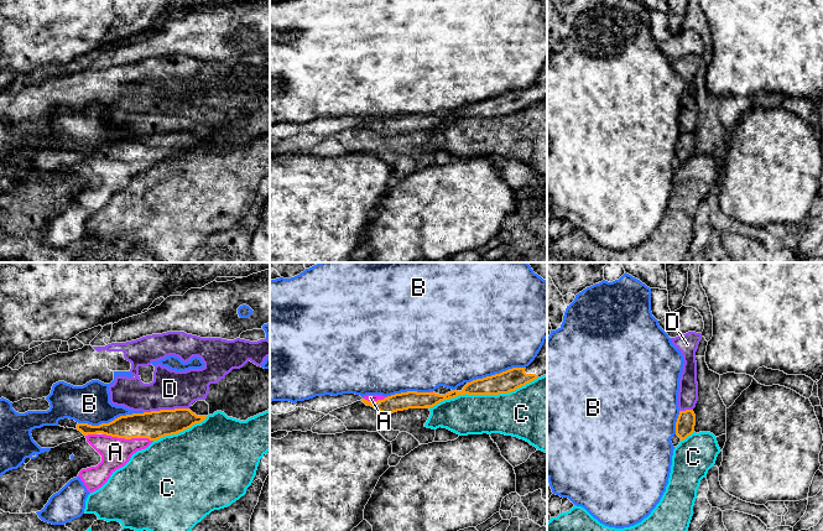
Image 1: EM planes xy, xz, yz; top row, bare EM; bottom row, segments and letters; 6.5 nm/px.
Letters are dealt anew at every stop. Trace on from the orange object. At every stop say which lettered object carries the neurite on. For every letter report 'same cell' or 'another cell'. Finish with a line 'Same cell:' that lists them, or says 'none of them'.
A: same cell
B: another cell
C: another cell
D: another cell
Same cell: A

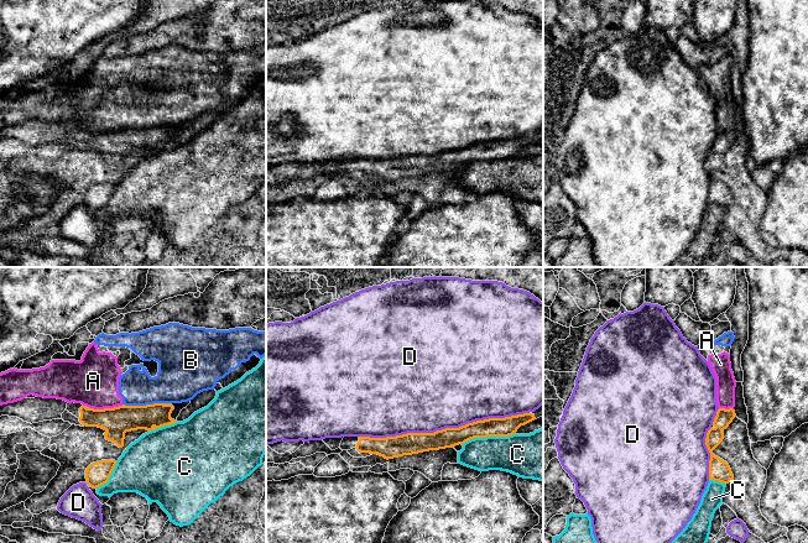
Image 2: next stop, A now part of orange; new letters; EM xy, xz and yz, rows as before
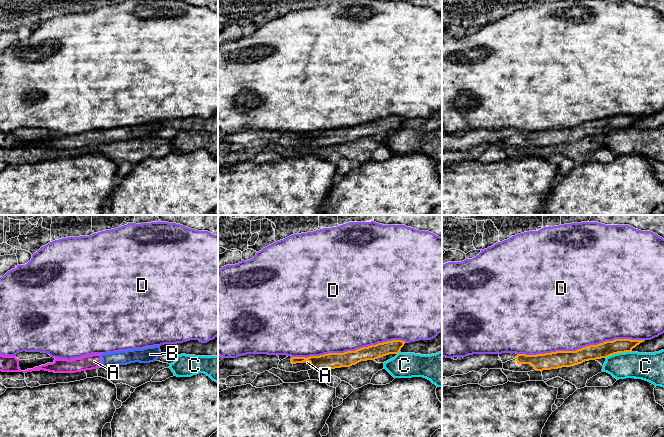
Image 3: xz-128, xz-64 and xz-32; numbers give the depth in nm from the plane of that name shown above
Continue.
A: another cell
B: another cell
C: another cell
D: another cell
Same cell: none of them

